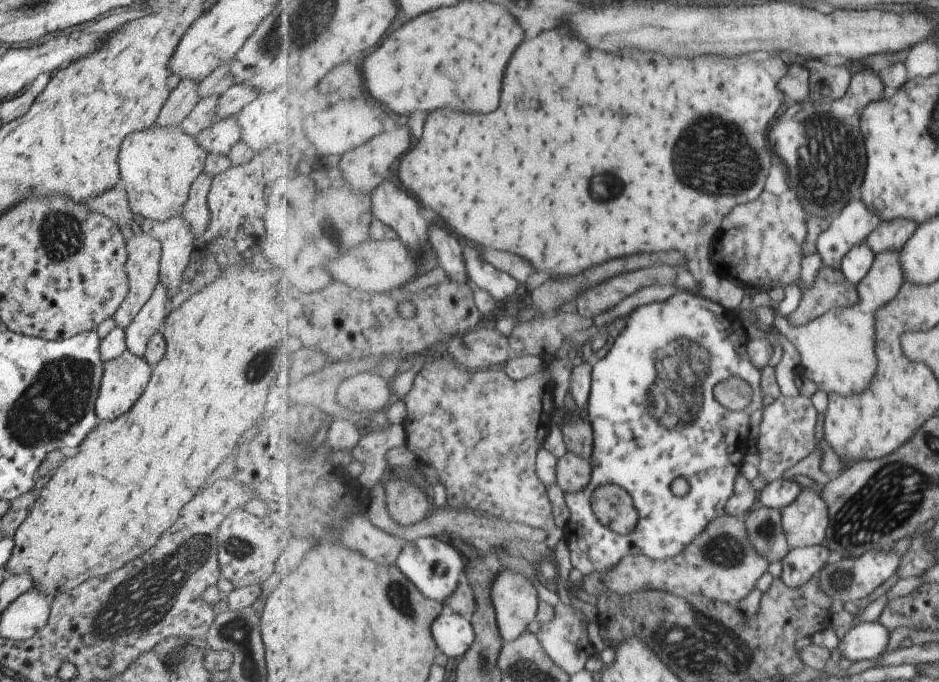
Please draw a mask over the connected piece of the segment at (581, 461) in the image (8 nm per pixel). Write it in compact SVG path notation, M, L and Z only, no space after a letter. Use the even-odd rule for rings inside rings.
M573 452L565 453L558 460L558 486L566 495L581 492L592 480L592 462Z

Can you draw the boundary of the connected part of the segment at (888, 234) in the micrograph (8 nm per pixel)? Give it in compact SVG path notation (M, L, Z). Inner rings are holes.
M891 220L891 222L882 222L882 224L871 234L866 242L875 252L875 256L883 252L901 252L911 240L914 233L918 230L917 222L913 220Z

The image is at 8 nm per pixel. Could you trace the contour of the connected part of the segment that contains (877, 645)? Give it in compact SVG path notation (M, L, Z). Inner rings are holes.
M867 621L846 631L836 649L836 657L843 656L855 663L877 659L886 652L891 630L881 622Z

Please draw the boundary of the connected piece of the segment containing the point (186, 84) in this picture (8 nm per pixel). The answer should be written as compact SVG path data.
M187 78L181 79L159 110L154 122L155 126L179 125L181 120L198 104L197 87L198 82L187 80Z

